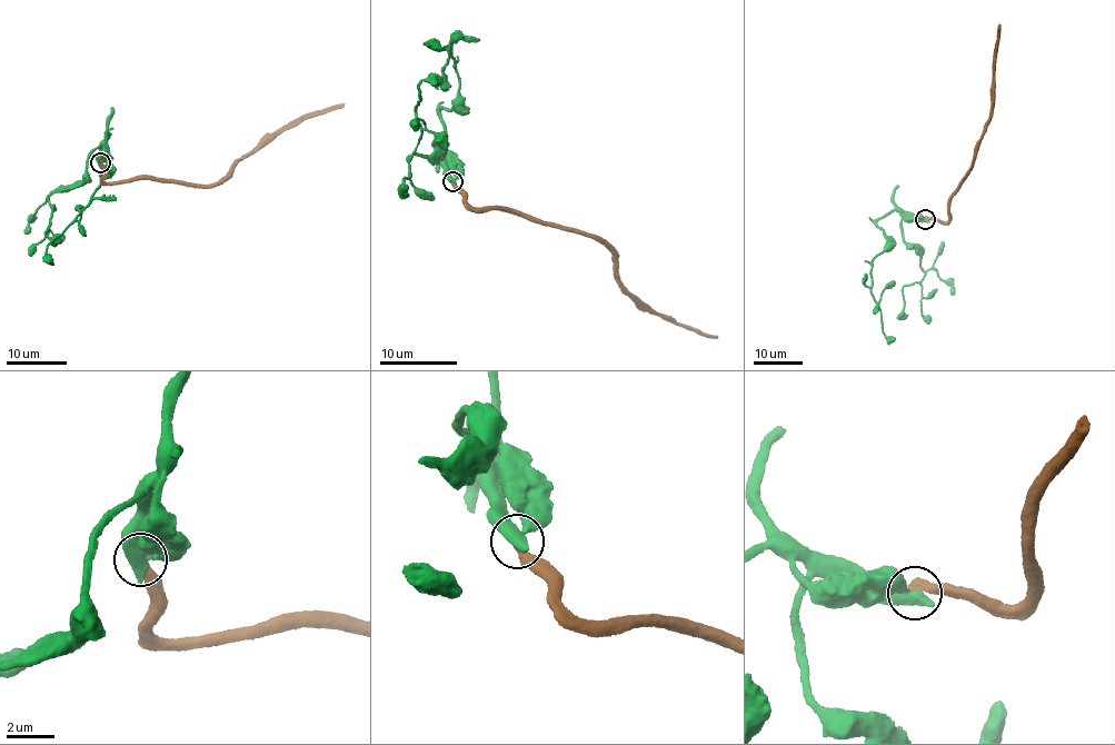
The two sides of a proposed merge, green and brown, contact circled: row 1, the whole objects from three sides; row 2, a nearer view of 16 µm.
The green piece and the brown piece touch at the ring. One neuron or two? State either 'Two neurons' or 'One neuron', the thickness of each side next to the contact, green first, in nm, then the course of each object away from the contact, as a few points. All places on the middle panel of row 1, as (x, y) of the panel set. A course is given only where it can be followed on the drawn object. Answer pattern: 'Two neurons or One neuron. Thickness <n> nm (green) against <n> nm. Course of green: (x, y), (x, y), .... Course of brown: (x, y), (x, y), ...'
Two neurons. Thickness 480 nm (green) against 400 nm. Course of green: (451, 182), (440, 111), (461, 97), (457, 61), (451, 47), (425, 43), (441, 48). Course of brown: (451, 182), (470, 207), (509, 210), (595, 235), (611, 251), (614, 271), (625, 288), (646, 307), (718, 336)

